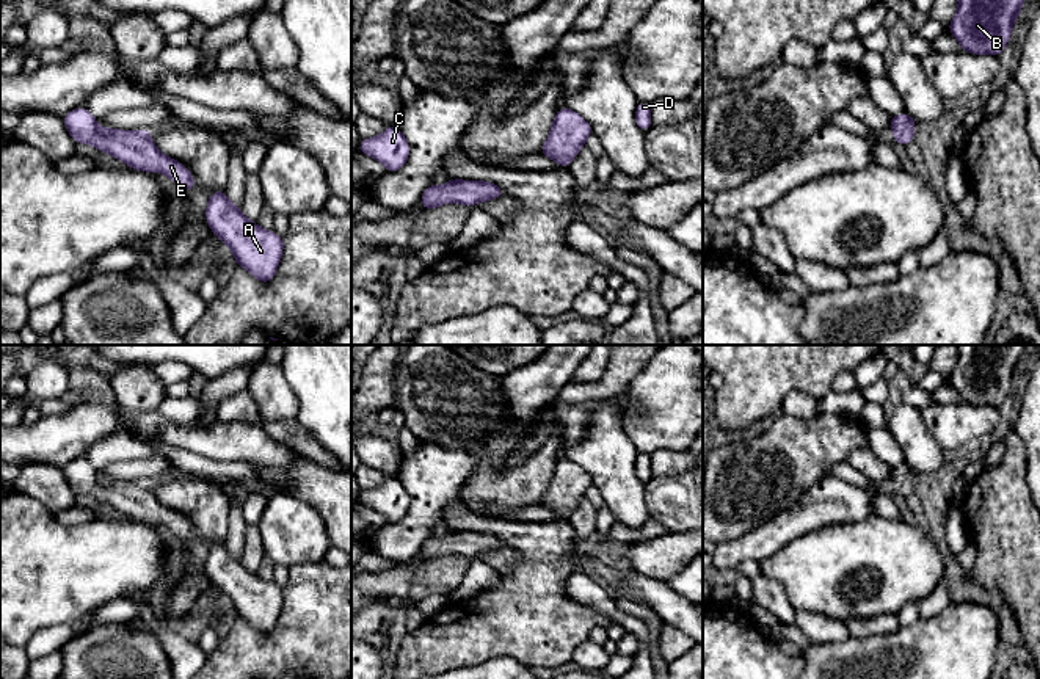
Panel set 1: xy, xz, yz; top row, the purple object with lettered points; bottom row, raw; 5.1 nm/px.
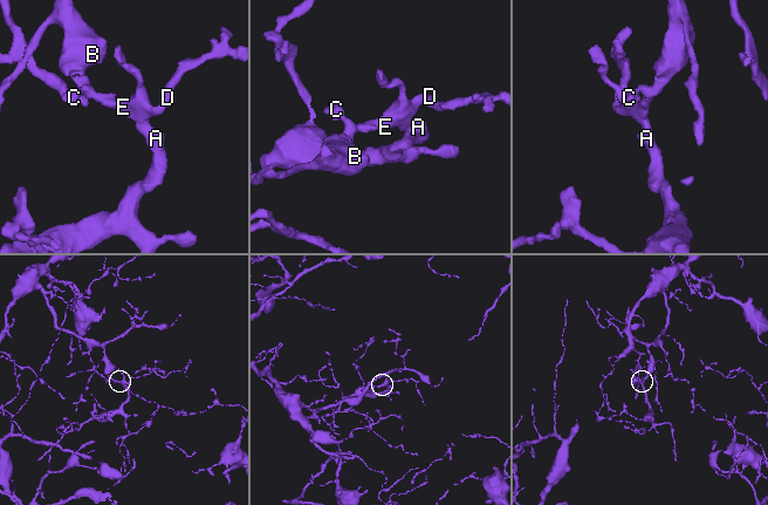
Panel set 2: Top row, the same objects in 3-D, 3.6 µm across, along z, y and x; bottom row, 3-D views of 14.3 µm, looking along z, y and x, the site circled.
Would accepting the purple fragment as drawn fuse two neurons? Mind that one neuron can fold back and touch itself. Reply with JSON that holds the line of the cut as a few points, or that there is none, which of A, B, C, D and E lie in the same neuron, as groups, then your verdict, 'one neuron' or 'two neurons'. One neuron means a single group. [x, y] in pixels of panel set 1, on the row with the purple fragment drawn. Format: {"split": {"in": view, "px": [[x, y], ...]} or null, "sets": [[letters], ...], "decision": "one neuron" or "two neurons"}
{"split": null, "sets": [["A", "B", "C", "D", "E"]], "decision": "one neuron"}

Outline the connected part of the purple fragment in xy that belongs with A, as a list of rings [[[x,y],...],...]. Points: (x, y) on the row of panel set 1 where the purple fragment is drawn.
[[[224,188],[210,193],[205,220],[210,231],[232,249],[234,263],[262,284],[273,281],[284,251],[282,237],[249,221],[242,209],[229,201]]]

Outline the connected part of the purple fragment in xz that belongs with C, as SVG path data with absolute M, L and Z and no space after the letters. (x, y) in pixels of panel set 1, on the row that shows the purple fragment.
M391 124L381 135L361 138L358 152L362 152L384 165L386 172L395 172L409 157L409 144L402 130Z

